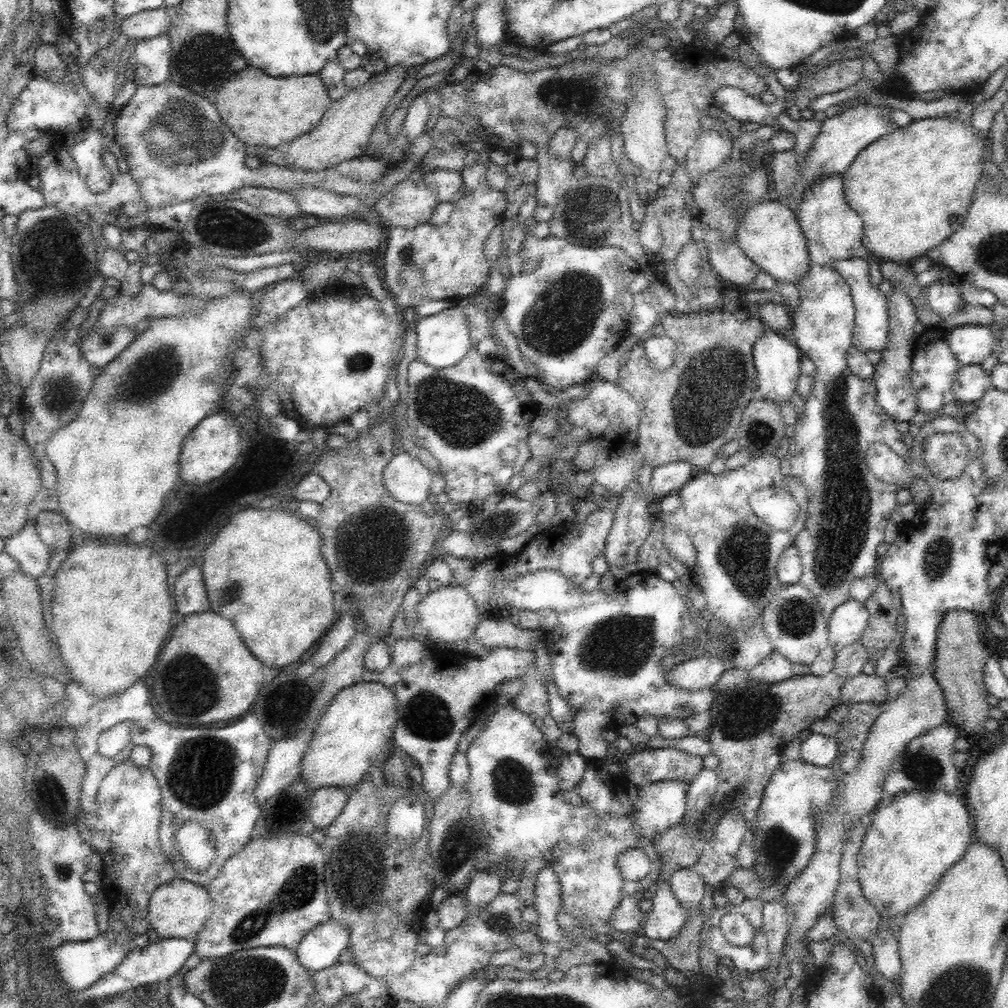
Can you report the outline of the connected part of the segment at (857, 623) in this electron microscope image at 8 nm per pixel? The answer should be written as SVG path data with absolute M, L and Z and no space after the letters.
M849 598L834 609L828 618L827 641L837 655L842 648L860 640L866 628L869 612L864 603Z

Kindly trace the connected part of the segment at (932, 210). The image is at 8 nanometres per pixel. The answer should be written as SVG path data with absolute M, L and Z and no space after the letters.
M953 115L912 121L868 144L843 172L846 203L863 221L863 242L877 259L913 263L960 229L971 208L976 184L985 174L982 164L989 159L984 136L971 123Z

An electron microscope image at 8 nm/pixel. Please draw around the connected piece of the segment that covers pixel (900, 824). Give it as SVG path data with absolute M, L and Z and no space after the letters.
M914 790L894 795L892 800L887 801L882 806L878 806L867 818L869 820L868 830L866 830L857 856L858 878L862 892L868 899L868 902L872 903L880 911L880 914L888 914L889 917L896 916L896 914L904 915L905 912L914 908L925 896L928 896L928 893L938 884L940 877L966 852L966 849L975 840L974 825L970 824L970 809L967 807L967 804L964 804L956 794L944 790Z

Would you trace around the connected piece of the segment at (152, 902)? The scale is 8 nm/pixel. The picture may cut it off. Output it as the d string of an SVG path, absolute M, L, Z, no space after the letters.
M173 878L166 884L158 885L151 894L147 906L147 923L154 928L160 937L188 938L195 937L199 930L206 924L212 914L213 902L206 887L199 884Z

